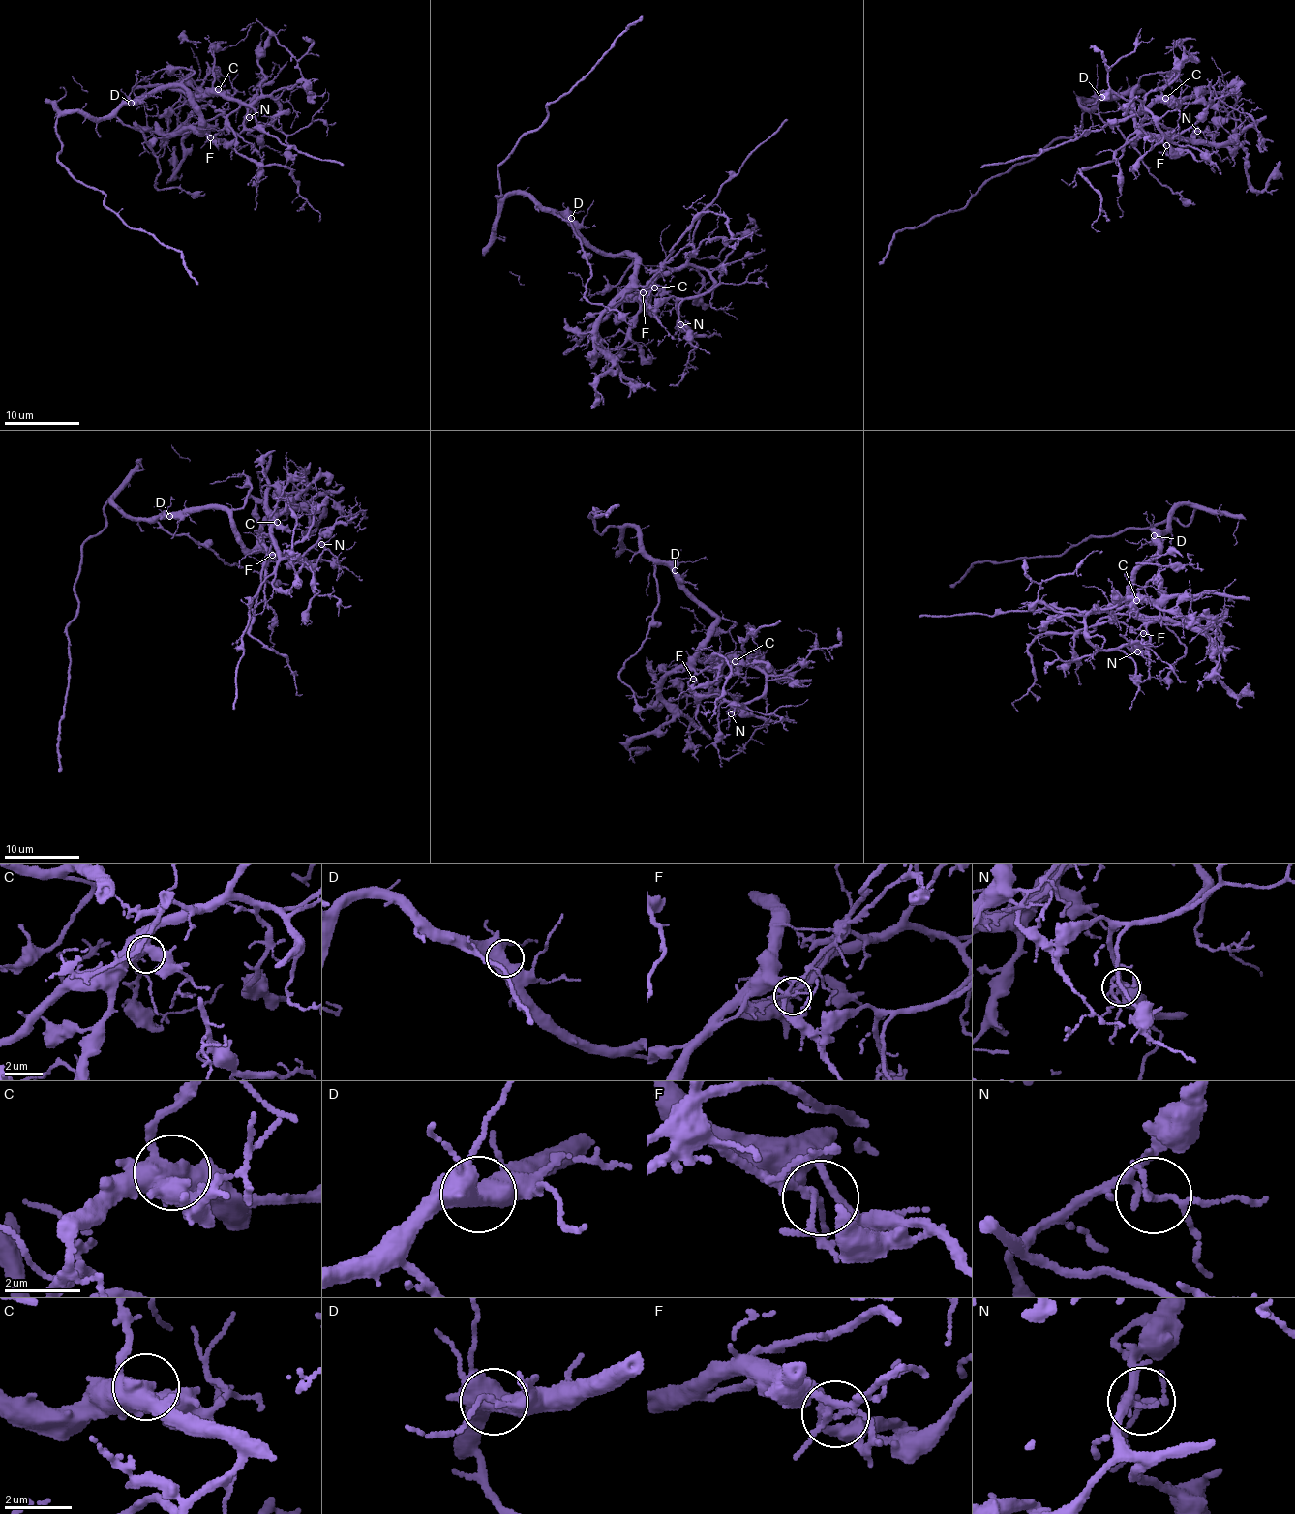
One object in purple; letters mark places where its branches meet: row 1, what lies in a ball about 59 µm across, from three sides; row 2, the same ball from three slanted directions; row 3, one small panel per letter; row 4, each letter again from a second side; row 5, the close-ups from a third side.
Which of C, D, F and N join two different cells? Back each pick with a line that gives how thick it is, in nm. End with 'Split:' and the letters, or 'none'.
F: 120 nm
Split: F

